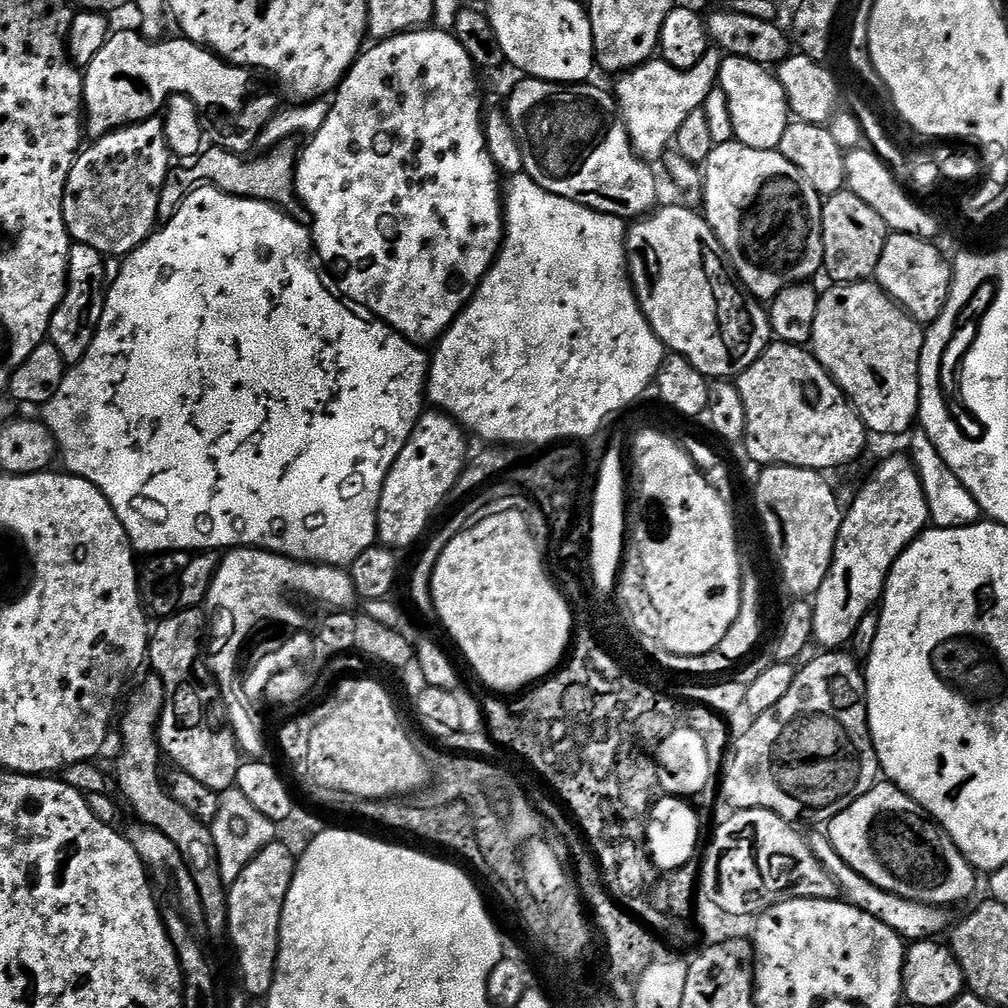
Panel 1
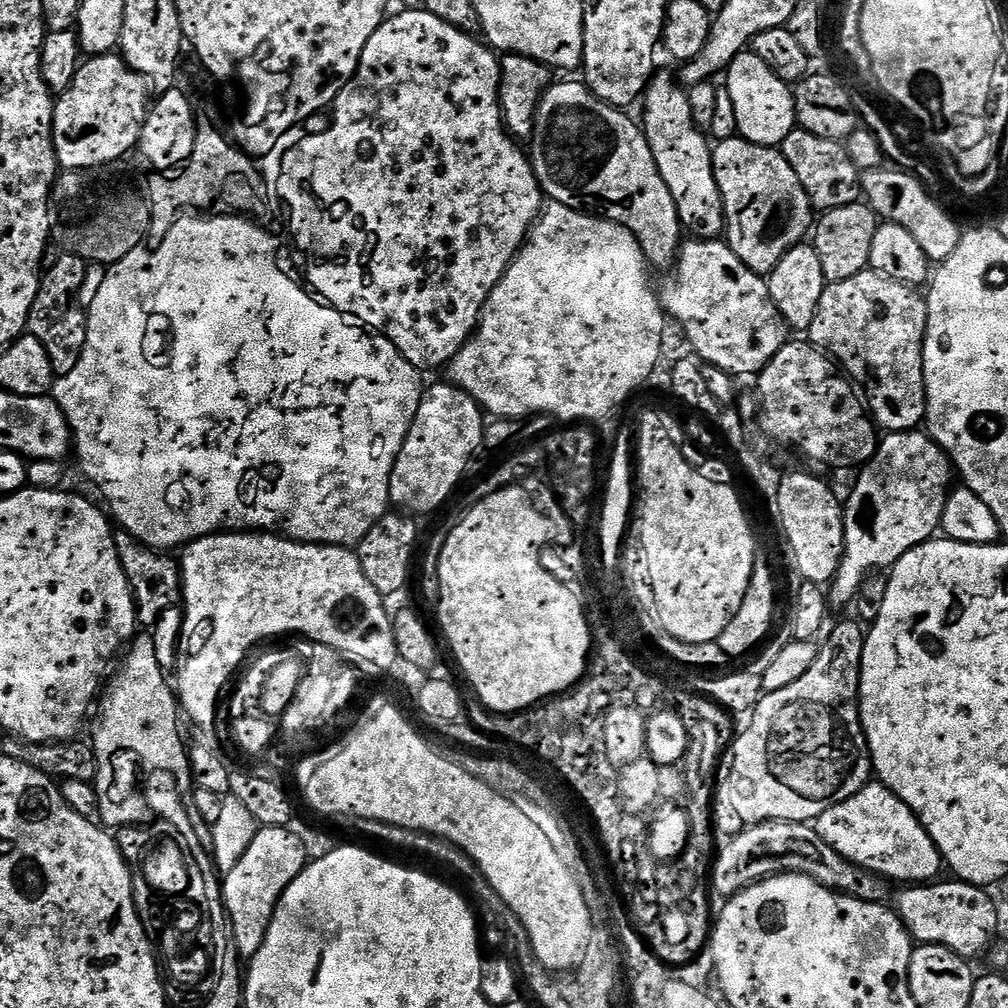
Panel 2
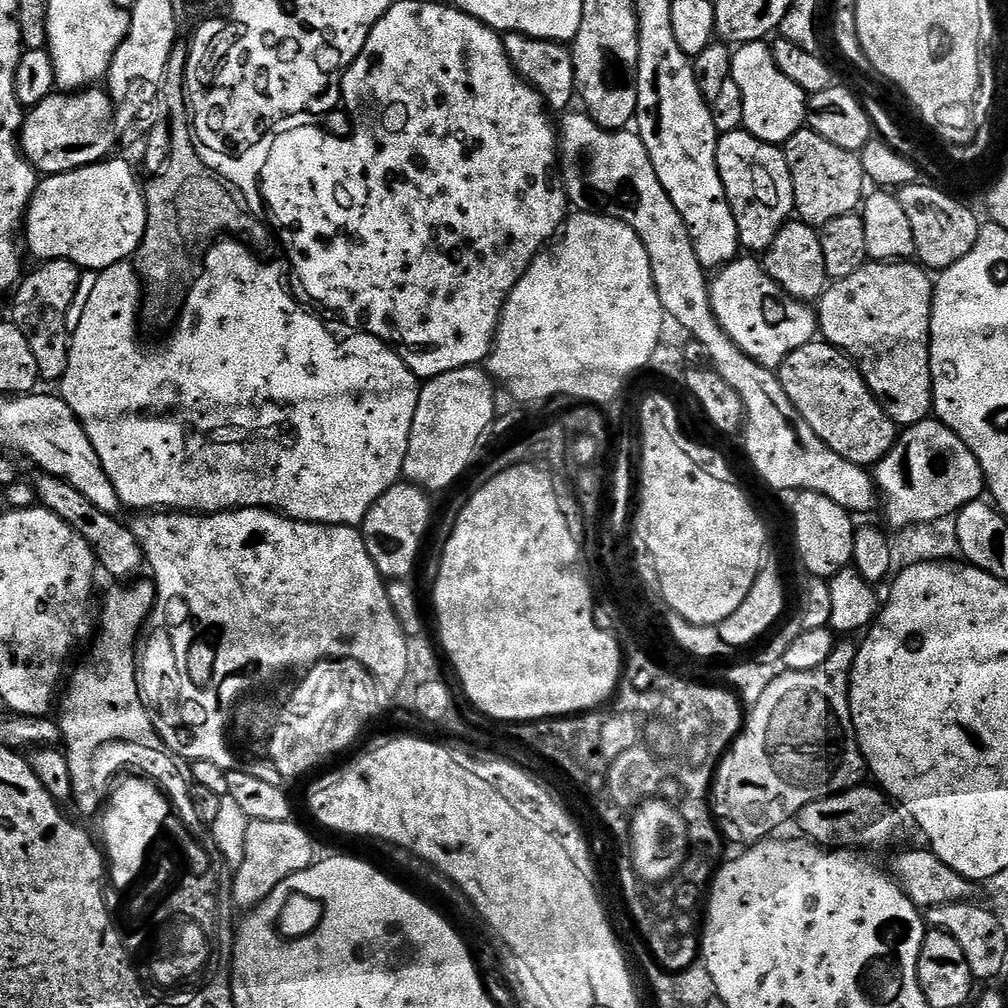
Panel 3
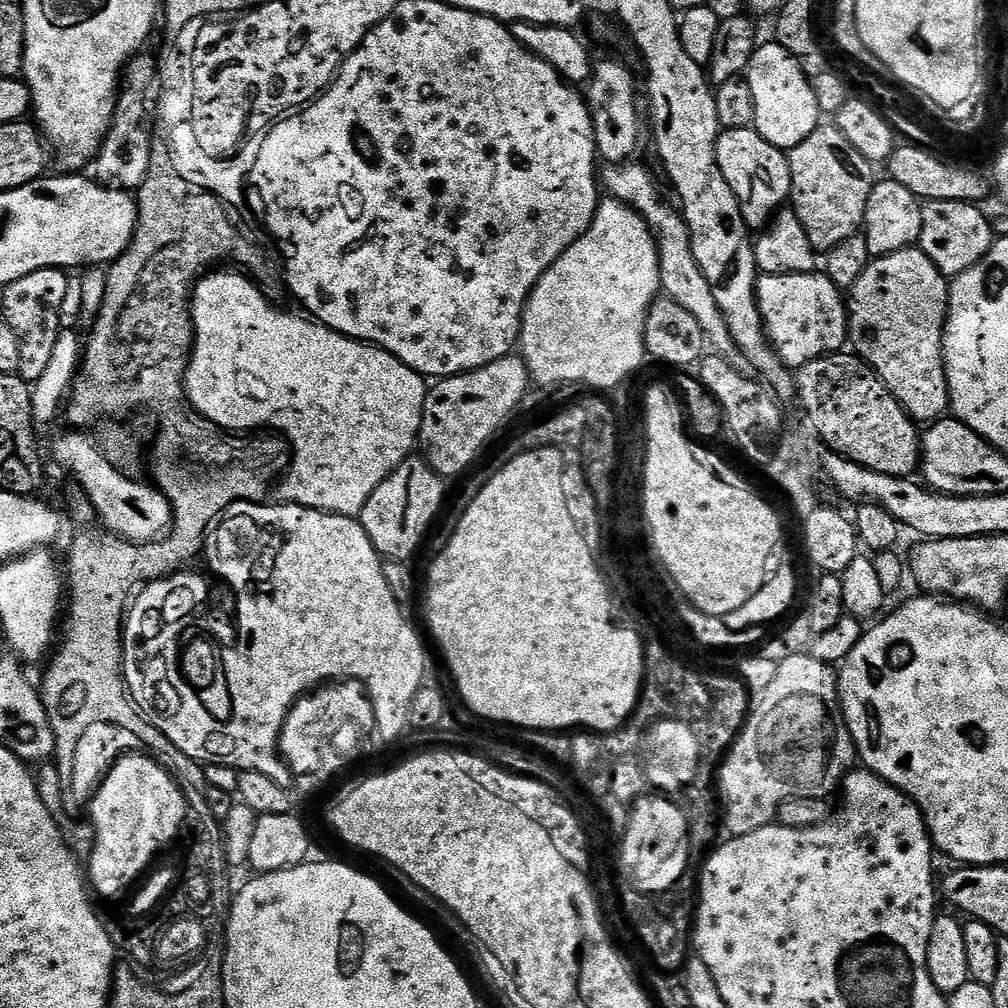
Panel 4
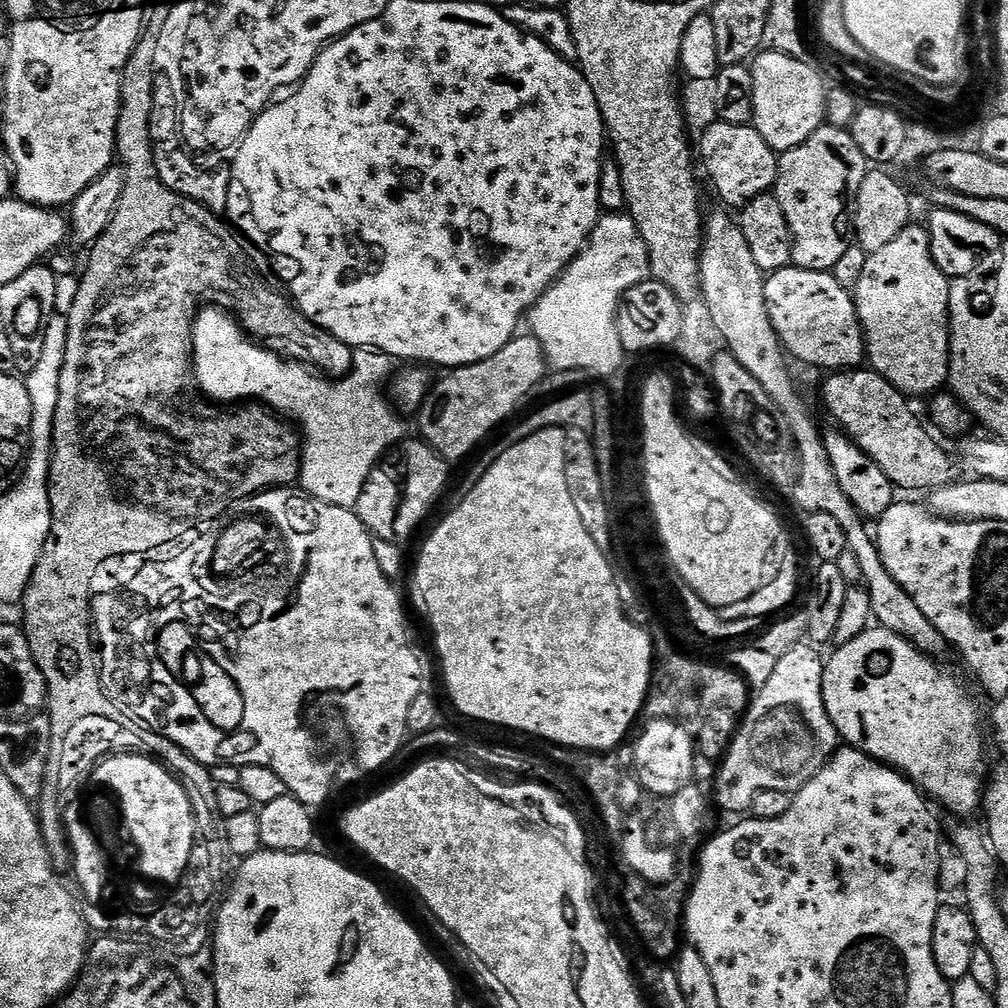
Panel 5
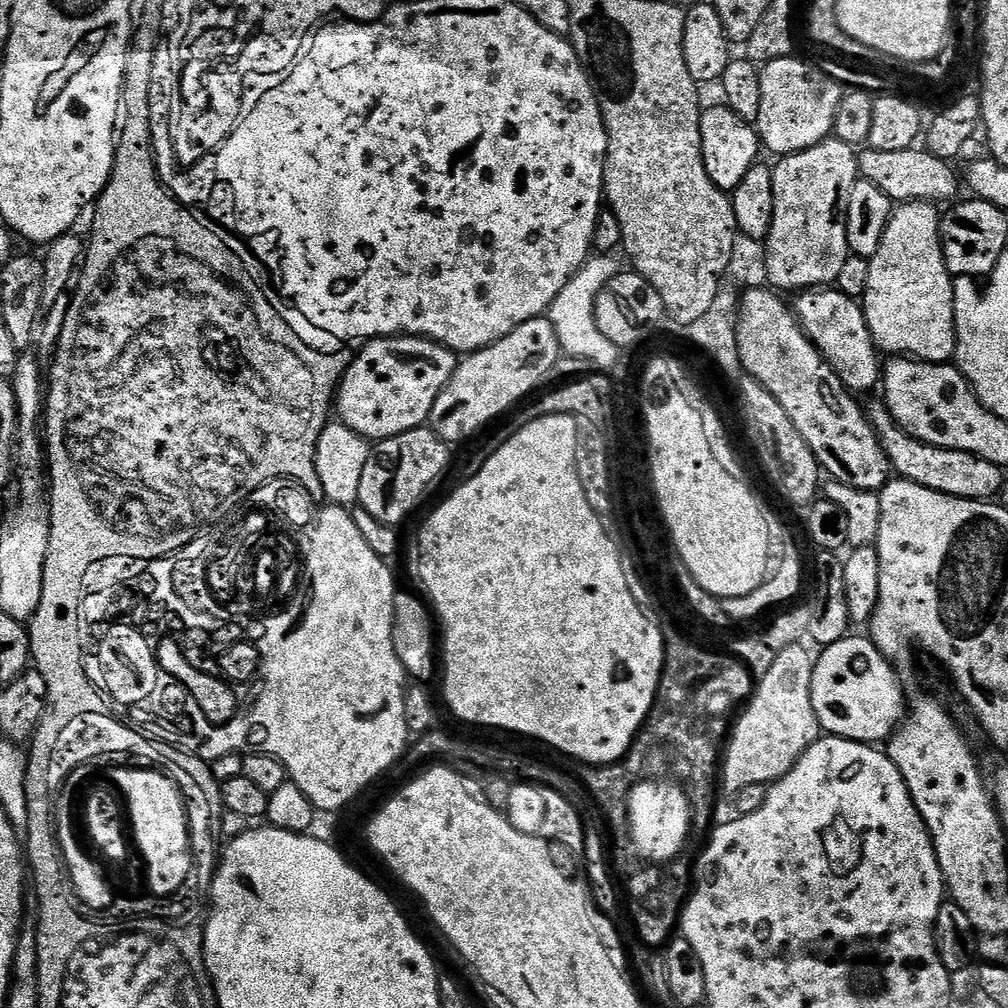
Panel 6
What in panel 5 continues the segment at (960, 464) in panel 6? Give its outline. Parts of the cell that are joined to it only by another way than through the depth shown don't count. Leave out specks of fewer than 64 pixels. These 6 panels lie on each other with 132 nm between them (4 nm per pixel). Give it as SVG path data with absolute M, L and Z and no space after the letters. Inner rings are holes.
M864 366L851 370L836 370L829 376L832 377L825 382L820 396L824 399L825 410L836 419L835 427L845 432L870 458L874 458L874 462L882 466L882 474L886 474L886 478L890 478L890 482L895 484L897 489L904 491L905 488L908 492L923 493L925 490L951 484L957 479L958 468L953 457L951 460L947 450L935 440L937 437L920 425L919 418L912 413L912 408L908 405L911 404L909 397L899 392L890 382L886 382L886 378Z

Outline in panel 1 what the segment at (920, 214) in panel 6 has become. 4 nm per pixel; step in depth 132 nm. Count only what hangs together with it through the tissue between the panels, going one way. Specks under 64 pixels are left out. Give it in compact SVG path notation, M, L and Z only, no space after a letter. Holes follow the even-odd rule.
M875 282L838 284L829 289L818 302L811 351L856 407L869 433L900 436L911 424L917 423L920 414L920 355L925 329Z

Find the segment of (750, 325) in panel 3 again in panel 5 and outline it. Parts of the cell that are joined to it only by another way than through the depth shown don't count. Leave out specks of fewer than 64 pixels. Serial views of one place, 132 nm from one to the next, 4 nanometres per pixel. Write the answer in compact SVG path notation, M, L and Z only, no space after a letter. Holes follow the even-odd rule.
M789 266L771 273L765 279L764 293L770 322L778 334L785 353L793 361L801 360L812 368L828 368L827 370L851 370L865 363L864 327L860 325L860 319L856 313L856 301L849 289L838 286L831 272L802 270Z

